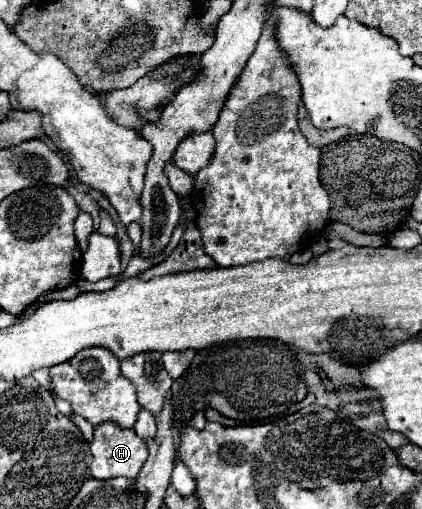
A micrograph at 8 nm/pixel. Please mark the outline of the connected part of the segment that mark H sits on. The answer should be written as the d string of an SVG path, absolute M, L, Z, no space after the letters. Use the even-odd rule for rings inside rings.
M103 424L95 428L91 454L93 478L109 480L125 476L133 480L147 460L147 444L135 434L135 430L119 430L111 424Z

